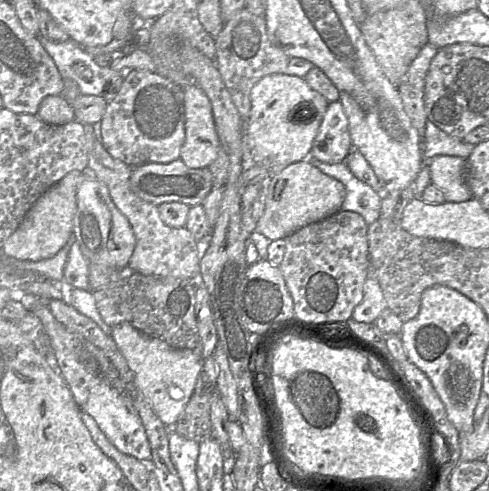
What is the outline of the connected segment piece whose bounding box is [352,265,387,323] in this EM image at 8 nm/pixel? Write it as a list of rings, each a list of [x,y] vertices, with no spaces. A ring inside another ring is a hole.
[[[370,265],[369,275],[363,285],[363,297],[352,312],[357,322],[374,323],[382,311],[387,308],[385,298],[377,279],[373,276]]]

